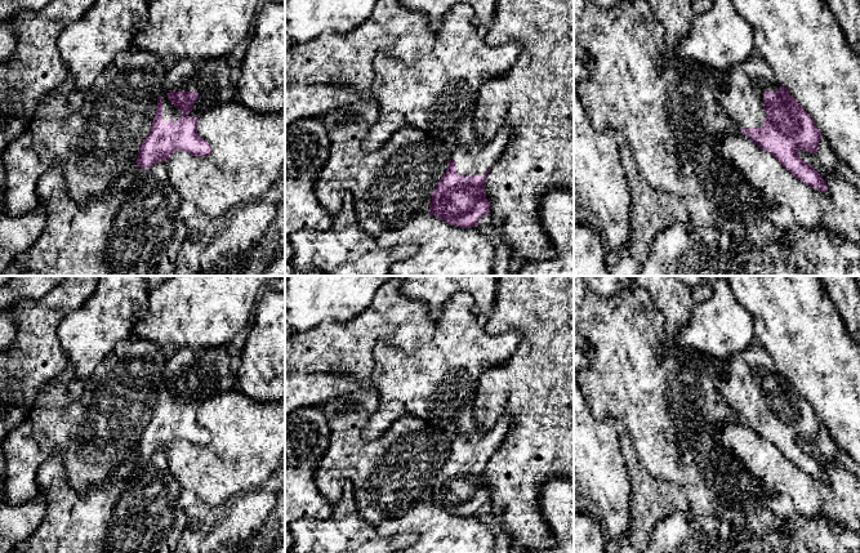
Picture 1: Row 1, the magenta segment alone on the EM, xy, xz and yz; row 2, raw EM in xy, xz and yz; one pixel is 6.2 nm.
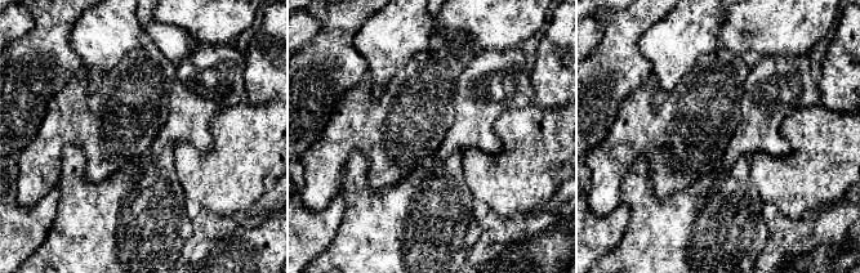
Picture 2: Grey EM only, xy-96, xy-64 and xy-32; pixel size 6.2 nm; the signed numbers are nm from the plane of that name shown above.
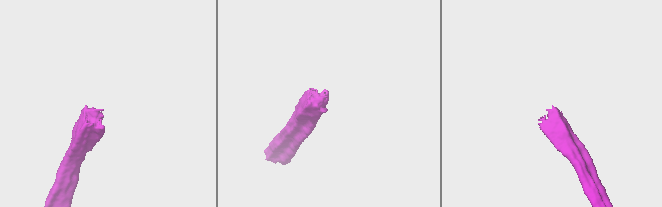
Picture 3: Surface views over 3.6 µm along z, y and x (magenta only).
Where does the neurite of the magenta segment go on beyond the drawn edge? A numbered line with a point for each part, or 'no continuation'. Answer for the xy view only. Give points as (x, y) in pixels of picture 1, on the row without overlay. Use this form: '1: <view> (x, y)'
1: xy (212, 368)

